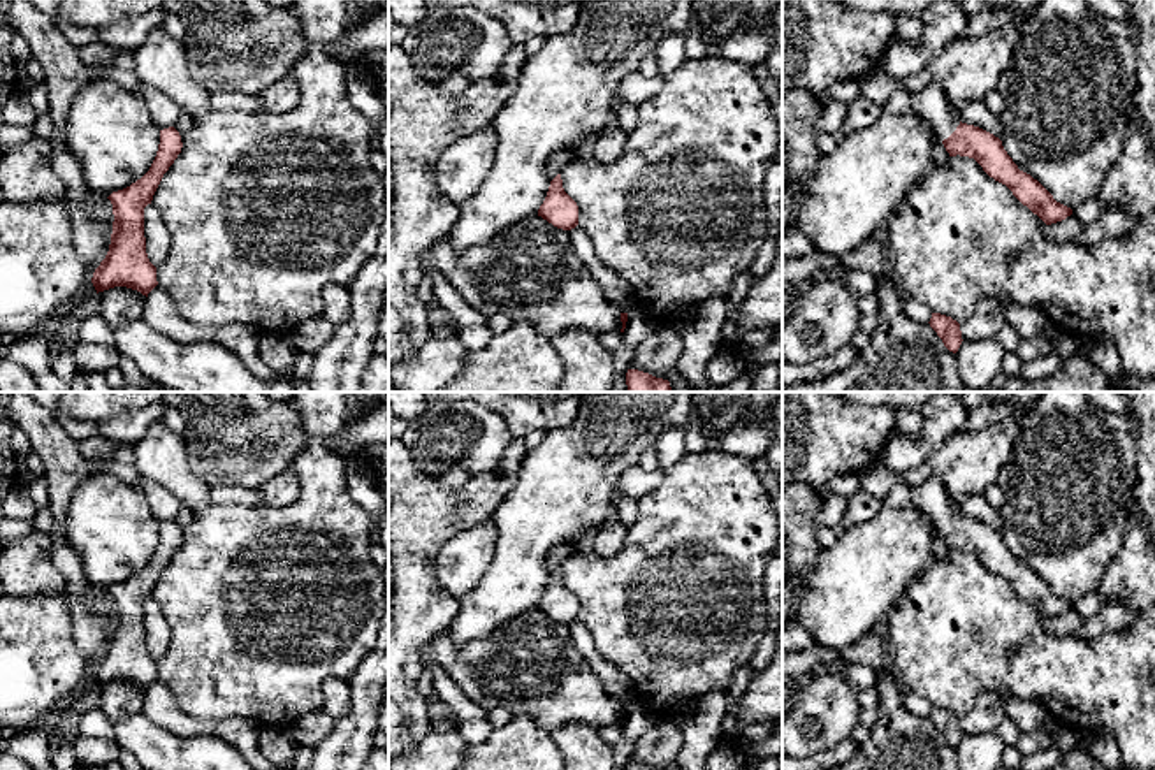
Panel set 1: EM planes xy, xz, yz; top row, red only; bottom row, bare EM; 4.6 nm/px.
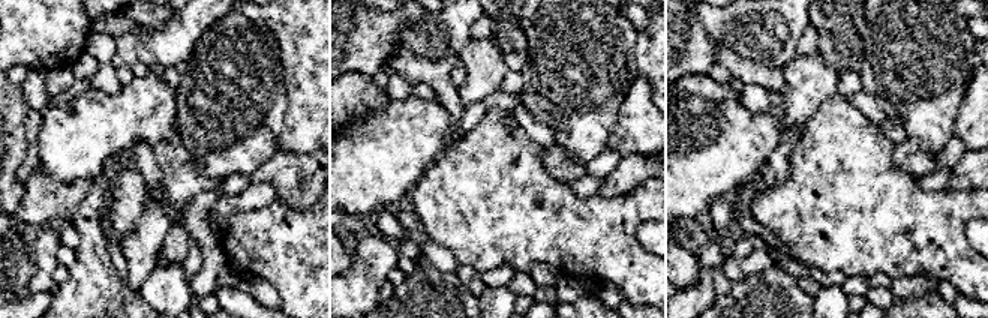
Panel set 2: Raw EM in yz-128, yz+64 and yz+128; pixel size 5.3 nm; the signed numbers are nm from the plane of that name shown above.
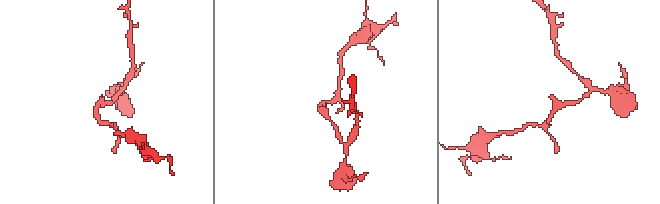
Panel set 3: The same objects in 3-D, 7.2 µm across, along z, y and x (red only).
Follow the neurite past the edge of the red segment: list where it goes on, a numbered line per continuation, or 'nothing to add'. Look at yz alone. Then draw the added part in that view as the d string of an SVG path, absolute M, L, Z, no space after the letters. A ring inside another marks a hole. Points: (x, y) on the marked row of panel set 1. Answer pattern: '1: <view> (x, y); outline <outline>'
1: yz (930, 104); outline M932 81L928 86L911 95L911 111L923 118L942 141L960 125L960 120L949 111L939 81Z

